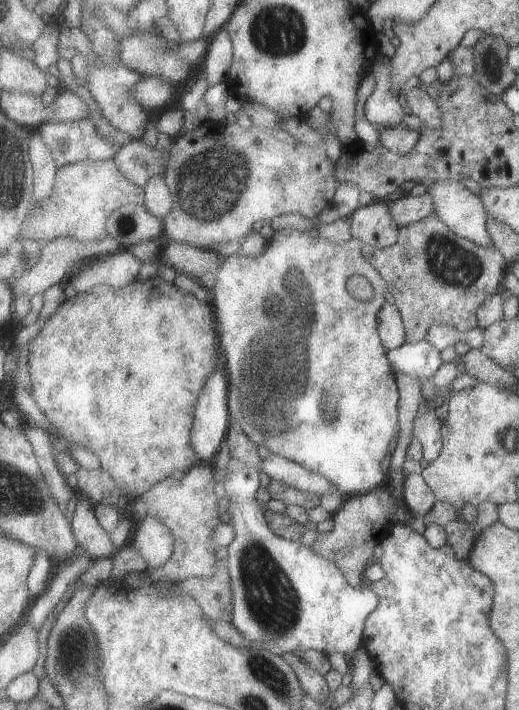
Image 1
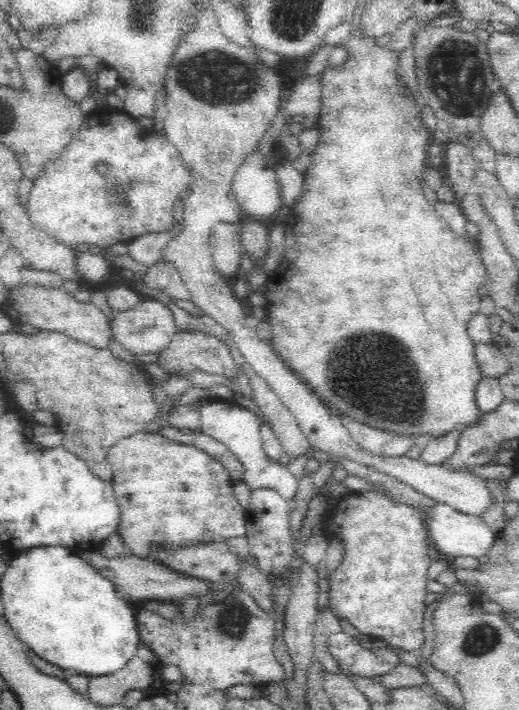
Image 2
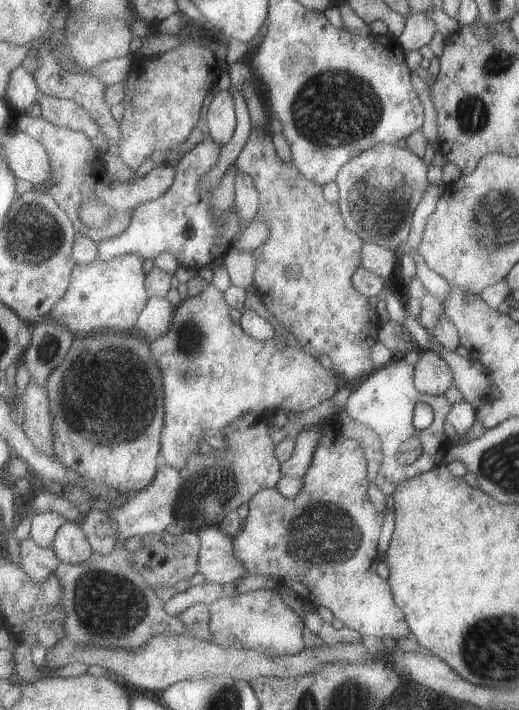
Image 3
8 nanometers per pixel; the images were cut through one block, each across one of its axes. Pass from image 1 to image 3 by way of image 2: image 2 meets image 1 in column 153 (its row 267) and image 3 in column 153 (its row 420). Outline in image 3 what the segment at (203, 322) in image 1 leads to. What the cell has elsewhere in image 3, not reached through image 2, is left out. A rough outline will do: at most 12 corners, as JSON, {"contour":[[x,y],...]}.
{"contour":[[77,336],[47,388],[59,460],[131,496],[163,464],[163,370]]}

